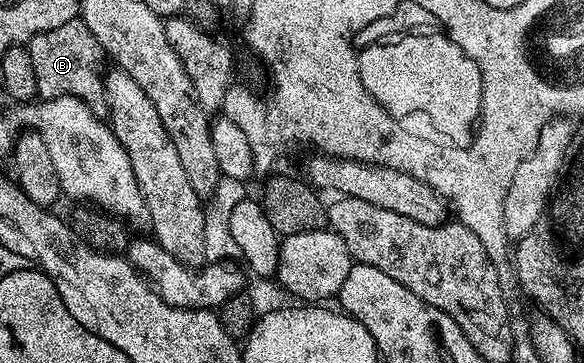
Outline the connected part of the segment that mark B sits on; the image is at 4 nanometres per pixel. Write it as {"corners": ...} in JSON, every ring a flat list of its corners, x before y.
{"corners":[[77,18,54,30,34,34,34,38,28,40,26,47,30,62,34,62,34,78,38,78,40,100,78,96,90,106,92,112,107,113,108,101,104,99,106,53,83,19]]}

